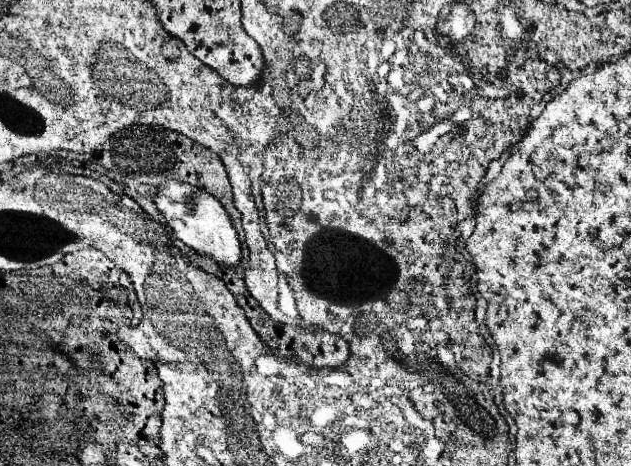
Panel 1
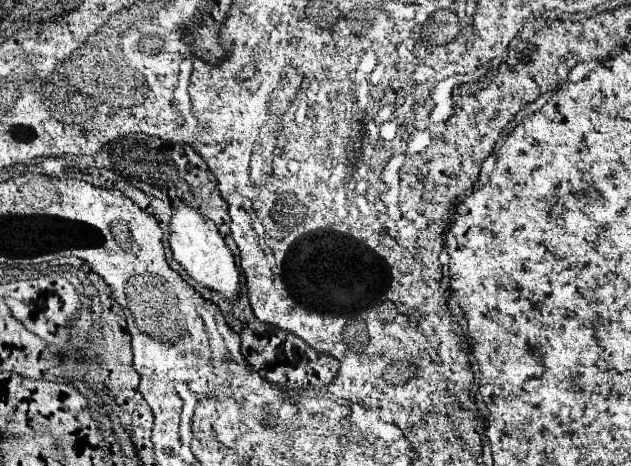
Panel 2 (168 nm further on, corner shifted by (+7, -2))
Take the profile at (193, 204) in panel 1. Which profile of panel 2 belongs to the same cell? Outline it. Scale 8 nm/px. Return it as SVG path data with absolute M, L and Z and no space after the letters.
M176 207L170 219L170 249L176 263L200 285L222 293L228 301L234 301L240 293L240 273L234 263L234 255L224 243L222 235L216 231L216 225L210 219L204 219L198 211L190 207Z

